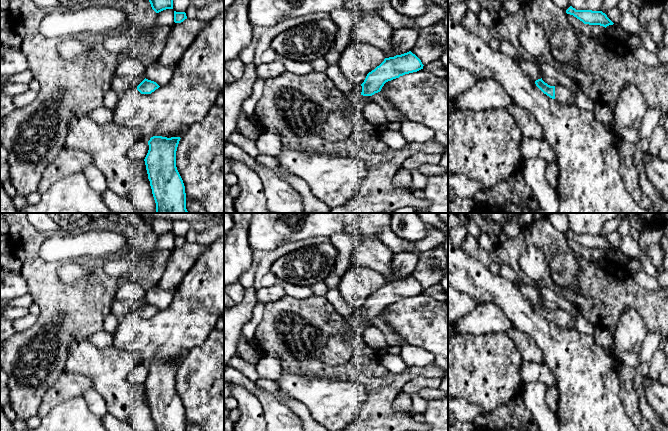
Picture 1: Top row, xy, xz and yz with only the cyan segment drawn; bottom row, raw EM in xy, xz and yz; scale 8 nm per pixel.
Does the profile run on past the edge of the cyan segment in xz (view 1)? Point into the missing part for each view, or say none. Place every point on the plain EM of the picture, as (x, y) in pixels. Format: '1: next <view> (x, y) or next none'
1: next xz (356, 326)

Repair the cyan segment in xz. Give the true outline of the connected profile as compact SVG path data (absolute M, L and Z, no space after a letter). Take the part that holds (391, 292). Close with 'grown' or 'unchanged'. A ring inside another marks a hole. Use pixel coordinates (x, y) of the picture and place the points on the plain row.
M411 275L385 282L374 294L369 296L361 308L362 316L346 318L348 322L347 333L353 339L360 340L365 329L372 325L371 320L381 315L384 308L405 298L423 293L421 284Z; grown

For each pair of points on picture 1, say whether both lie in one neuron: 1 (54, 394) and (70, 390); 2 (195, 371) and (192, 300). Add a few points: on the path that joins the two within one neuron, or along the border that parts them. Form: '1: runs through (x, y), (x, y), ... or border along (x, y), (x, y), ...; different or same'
1: runs through (58, 394), (62, 390), (66, 390); same
2: border along (211, 331), (200, 344), (194, 346), (180, 361); different

